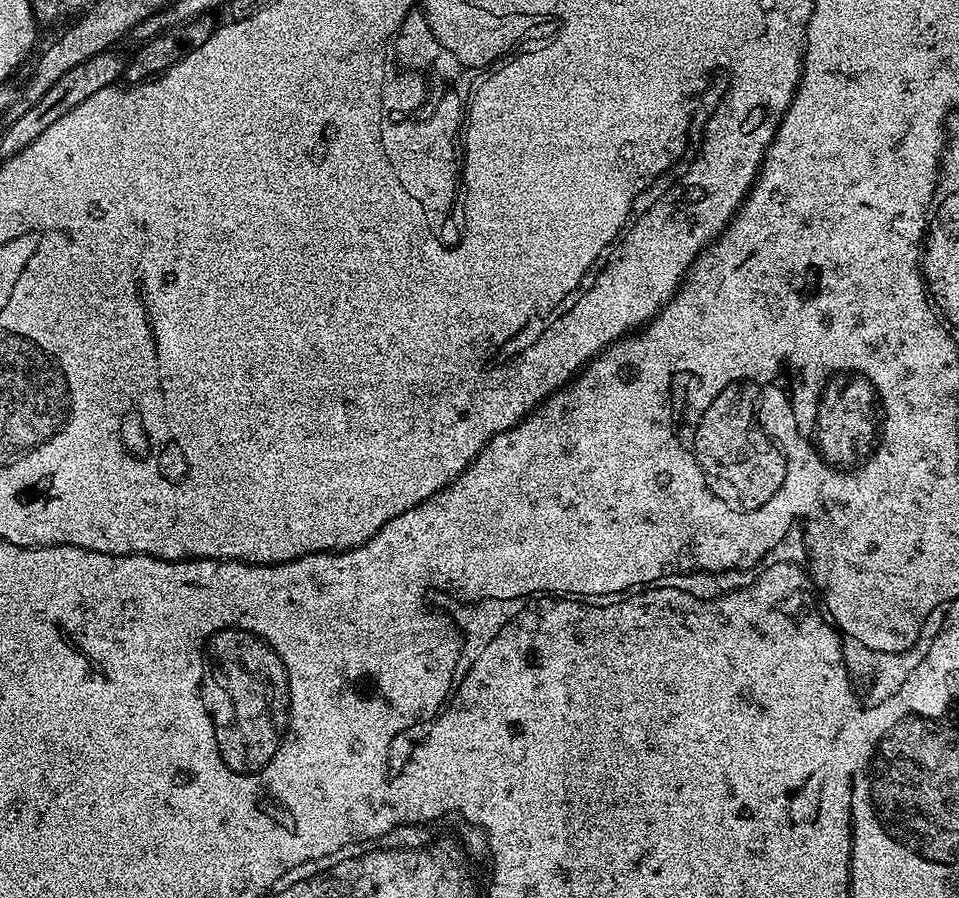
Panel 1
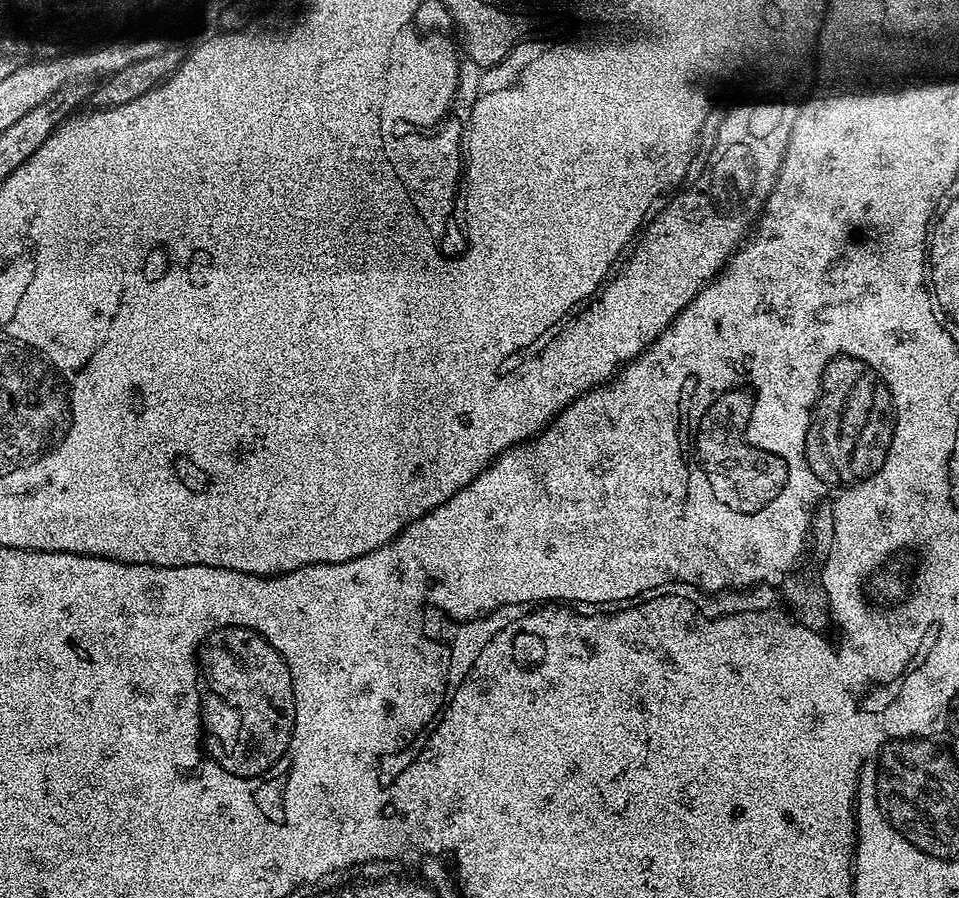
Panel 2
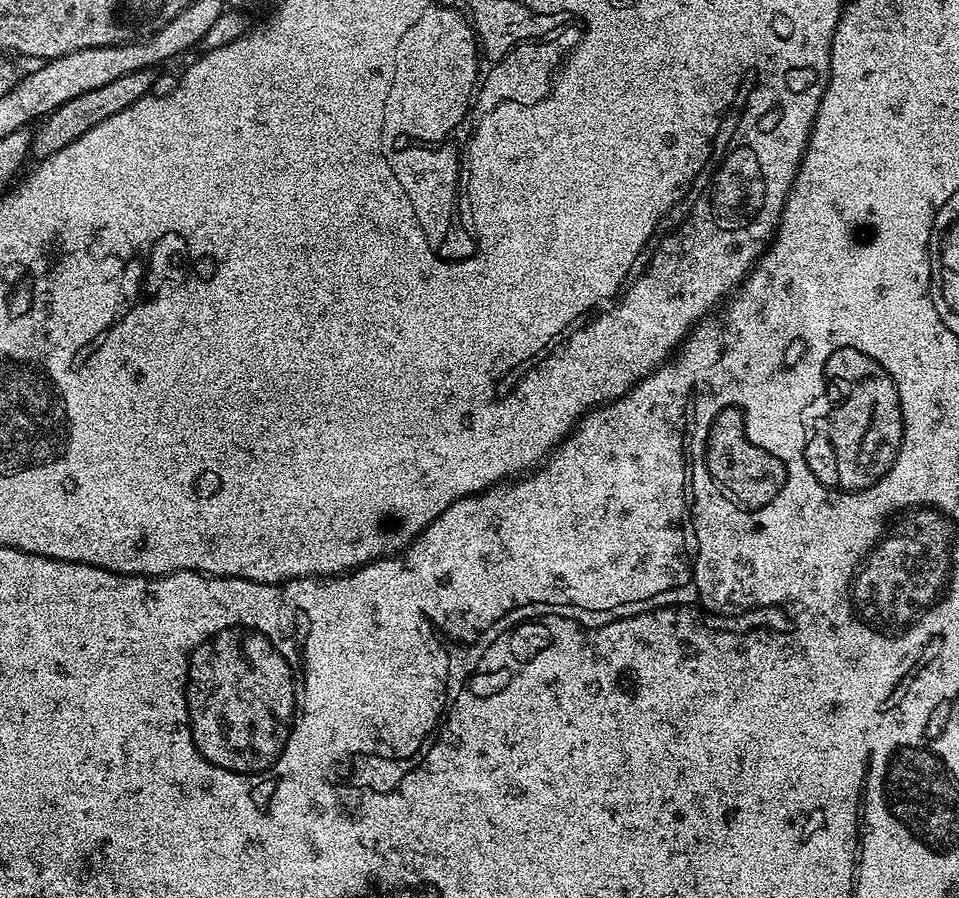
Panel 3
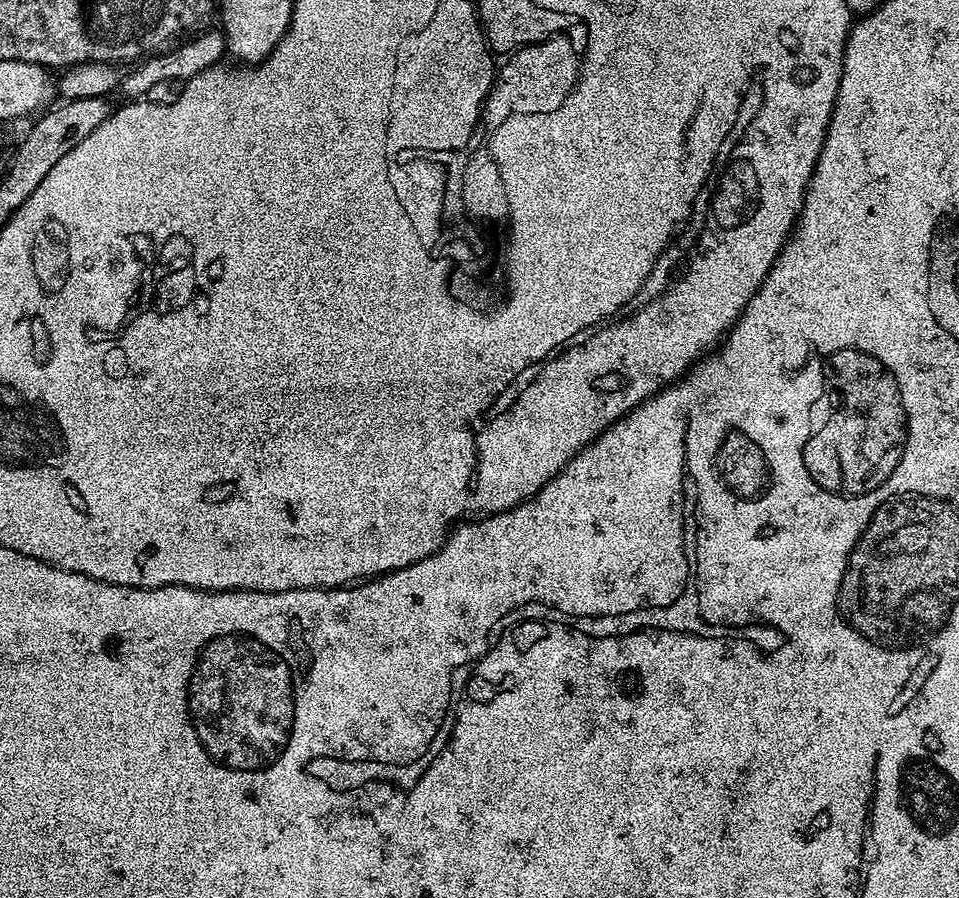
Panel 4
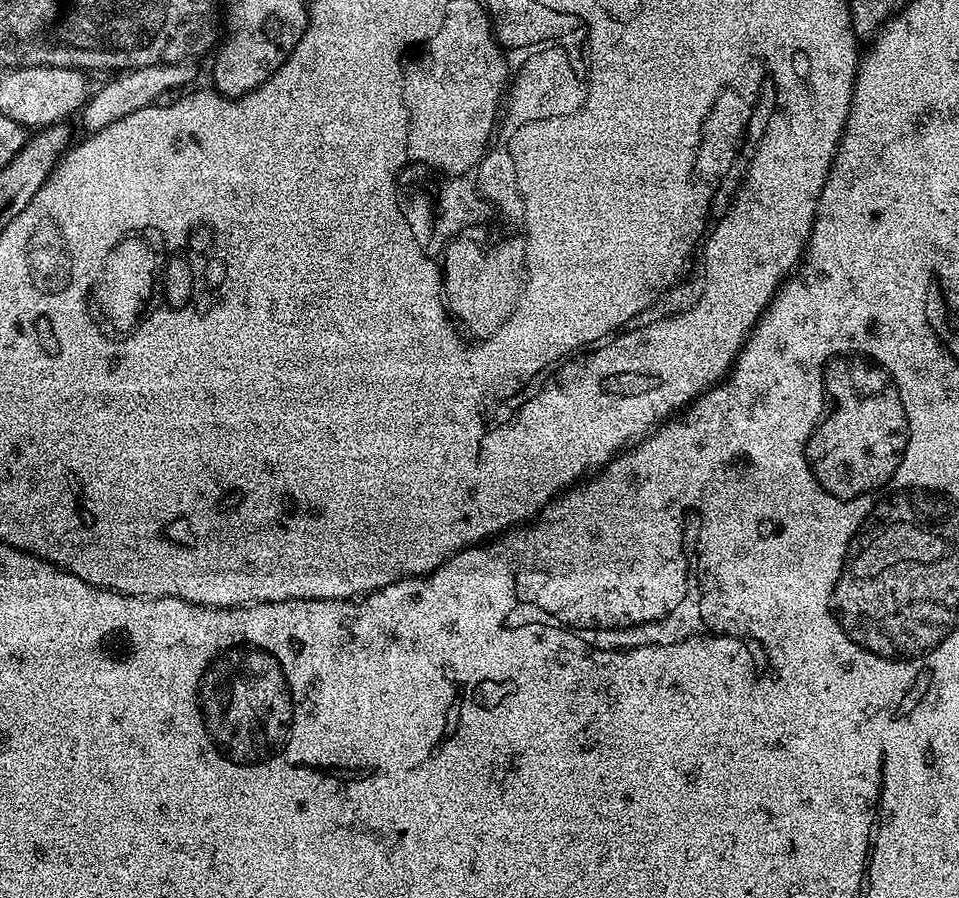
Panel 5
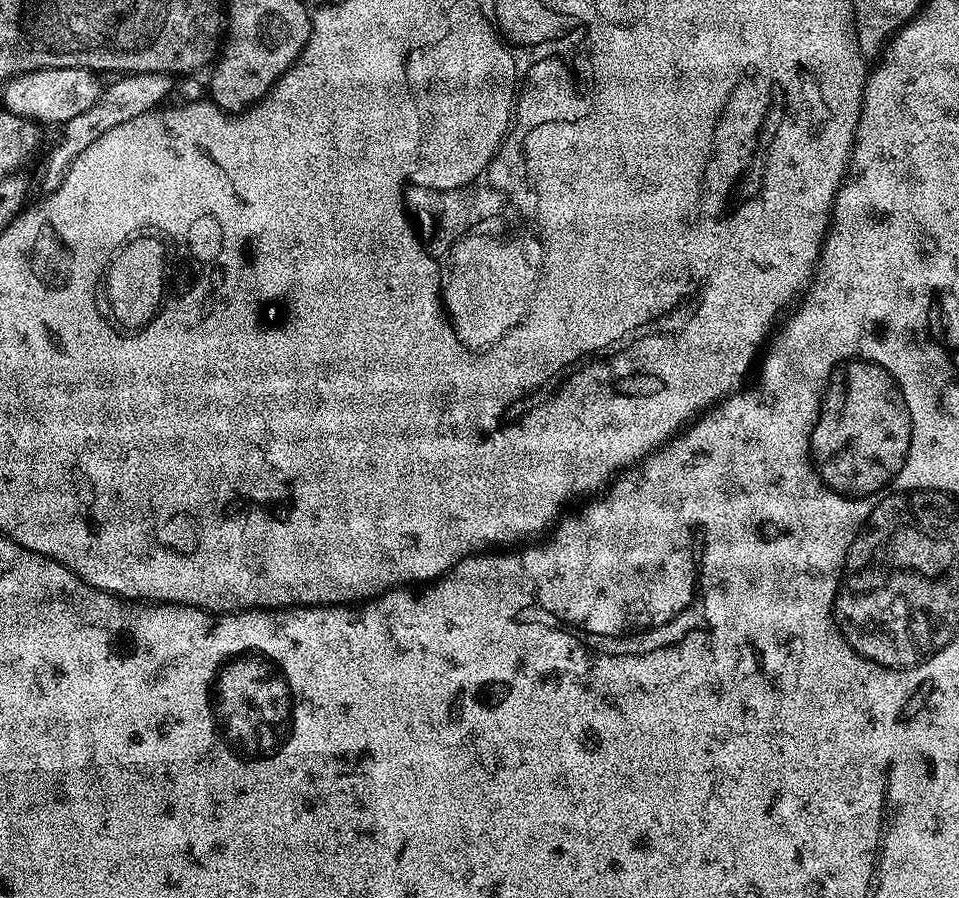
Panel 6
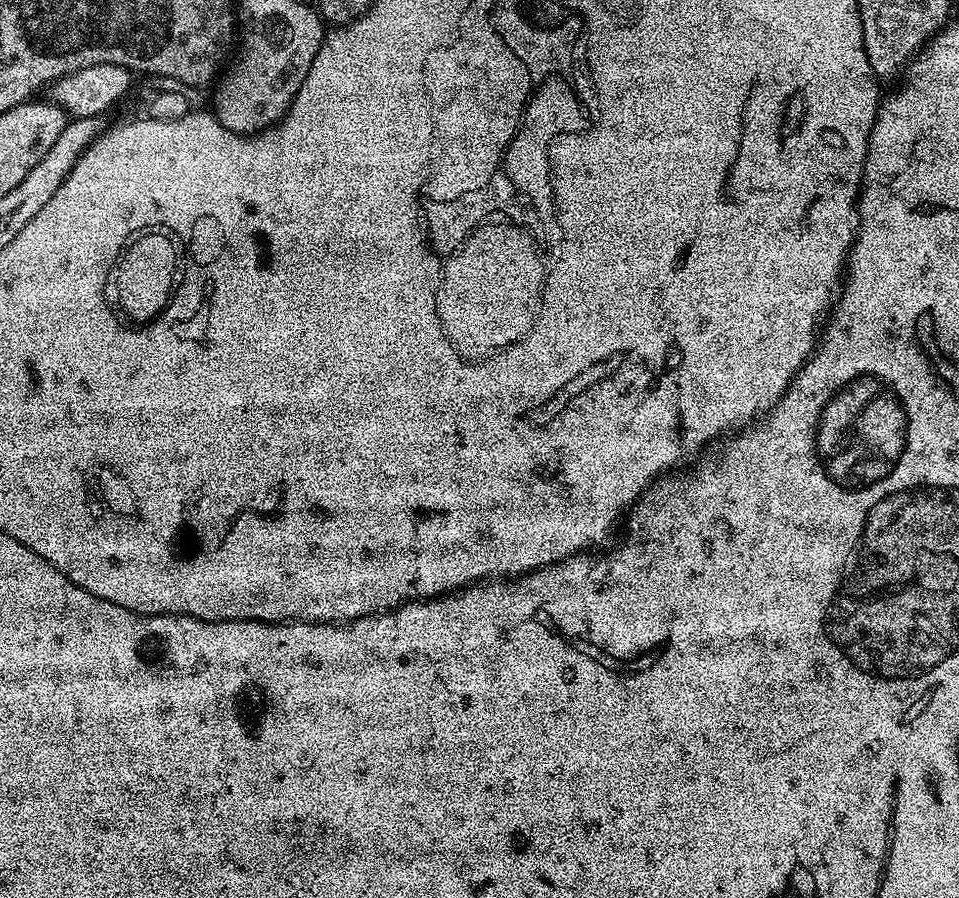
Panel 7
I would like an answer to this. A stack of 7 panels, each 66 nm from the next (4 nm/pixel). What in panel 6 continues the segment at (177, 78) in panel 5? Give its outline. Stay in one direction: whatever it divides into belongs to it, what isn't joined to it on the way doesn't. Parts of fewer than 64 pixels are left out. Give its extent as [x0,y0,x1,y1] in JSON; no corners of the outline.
[40,72,174,194]

